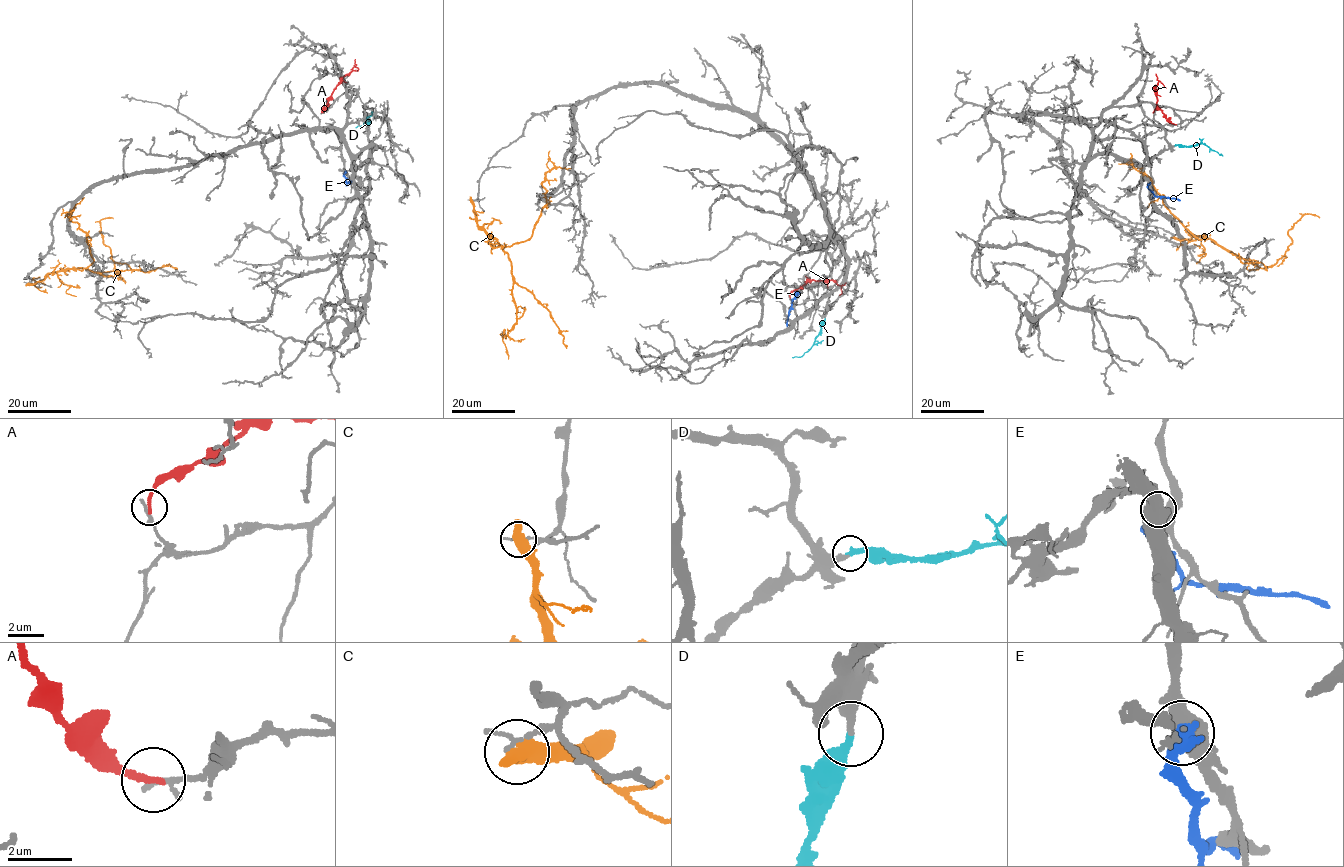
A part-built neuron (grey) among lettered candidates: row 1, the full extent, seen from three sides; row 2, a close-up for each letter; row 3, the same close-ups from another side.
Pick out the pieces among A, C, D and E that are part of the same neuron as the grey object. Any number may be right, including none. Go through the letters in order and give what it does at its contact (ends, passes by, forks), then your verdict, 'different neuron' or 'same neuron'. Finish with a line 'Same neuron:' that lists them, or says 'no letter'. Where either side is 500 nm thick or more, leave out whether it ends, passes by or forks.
A: it ends; different neuron
C: different neuron
D: it ends; same neuron
E: it ends; different neuron
Same neuron: D

